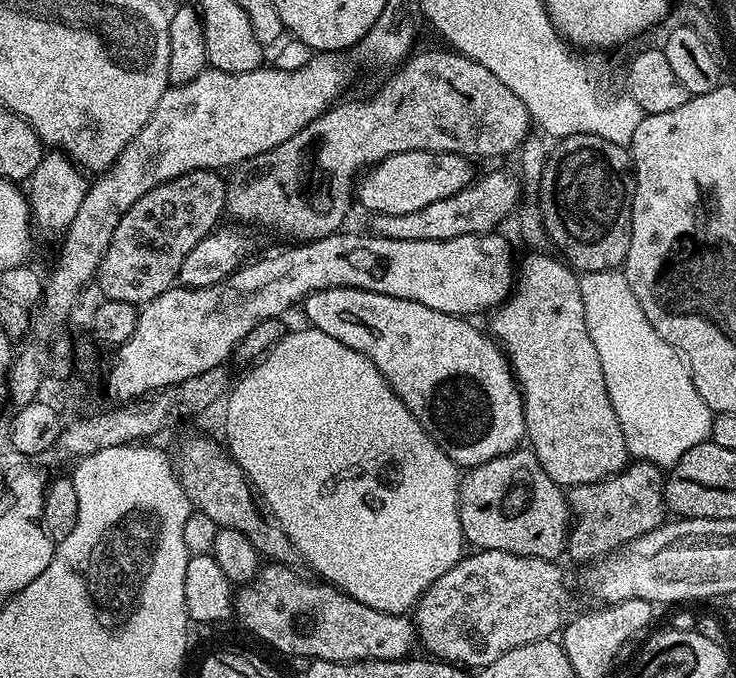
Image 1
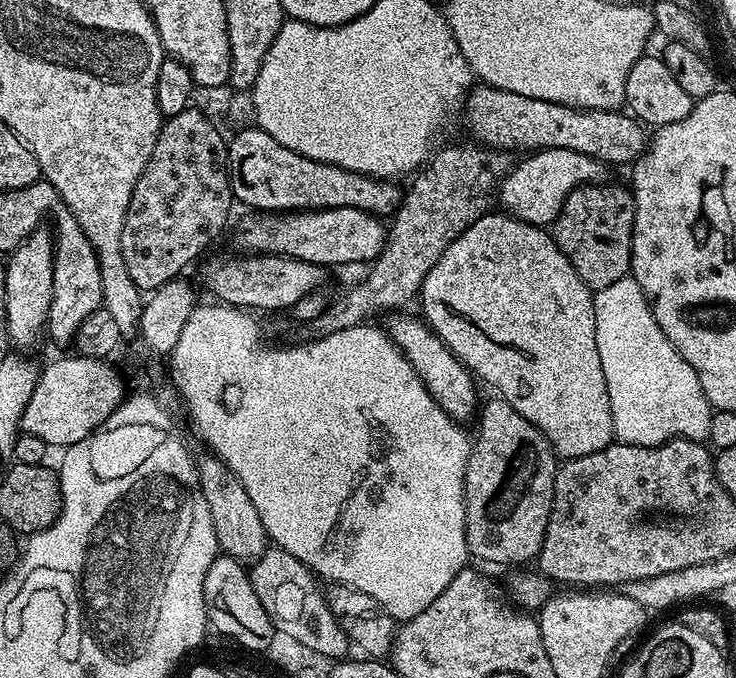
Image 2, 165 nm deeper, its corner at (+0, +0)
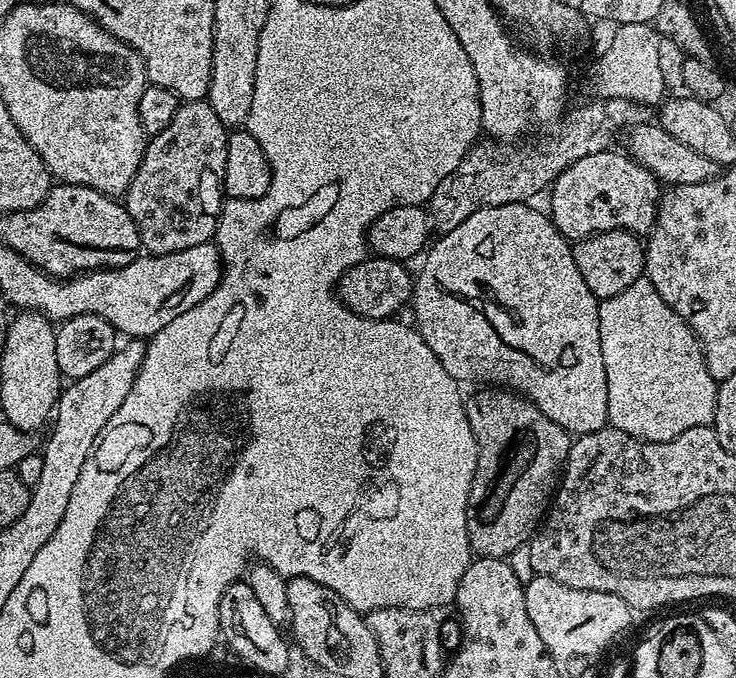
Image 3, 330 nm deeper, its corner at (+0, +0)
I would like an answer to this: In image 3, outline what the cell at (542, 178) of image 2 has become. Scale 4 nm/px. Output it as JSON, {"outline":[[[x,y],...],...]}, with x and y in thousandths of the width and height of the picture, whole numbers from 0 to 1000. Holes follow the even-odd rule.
{"outline":[[[827,221],[813,227],[796,227],[796,233],[785,233],[780,245],[769,245],[764,257],[750,267],[747,288],[750,288],[750,307],[747,317],[753,333],[773,357],[798,354],[800,348],[811,348],[815,342],[829,339],[851,339],[865,345],[885,342],[891,326],[891,311],[897,302],[899,273],[878,245],[872,245],[865,236],[846,223]]]}

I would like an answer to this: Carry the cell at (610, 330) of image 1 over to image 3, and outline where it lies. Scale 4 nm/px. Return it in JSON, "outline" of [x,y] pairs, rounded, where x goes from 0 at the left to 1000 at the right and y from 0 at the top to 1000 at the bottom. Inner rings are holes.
{"outline":[[[872,410],[814,450],[830,630],[870,649],[905,652],[927,634],[966,627],[976,563],[959,546],[957,518],[938,481],[899,445],[886,417]]]}

